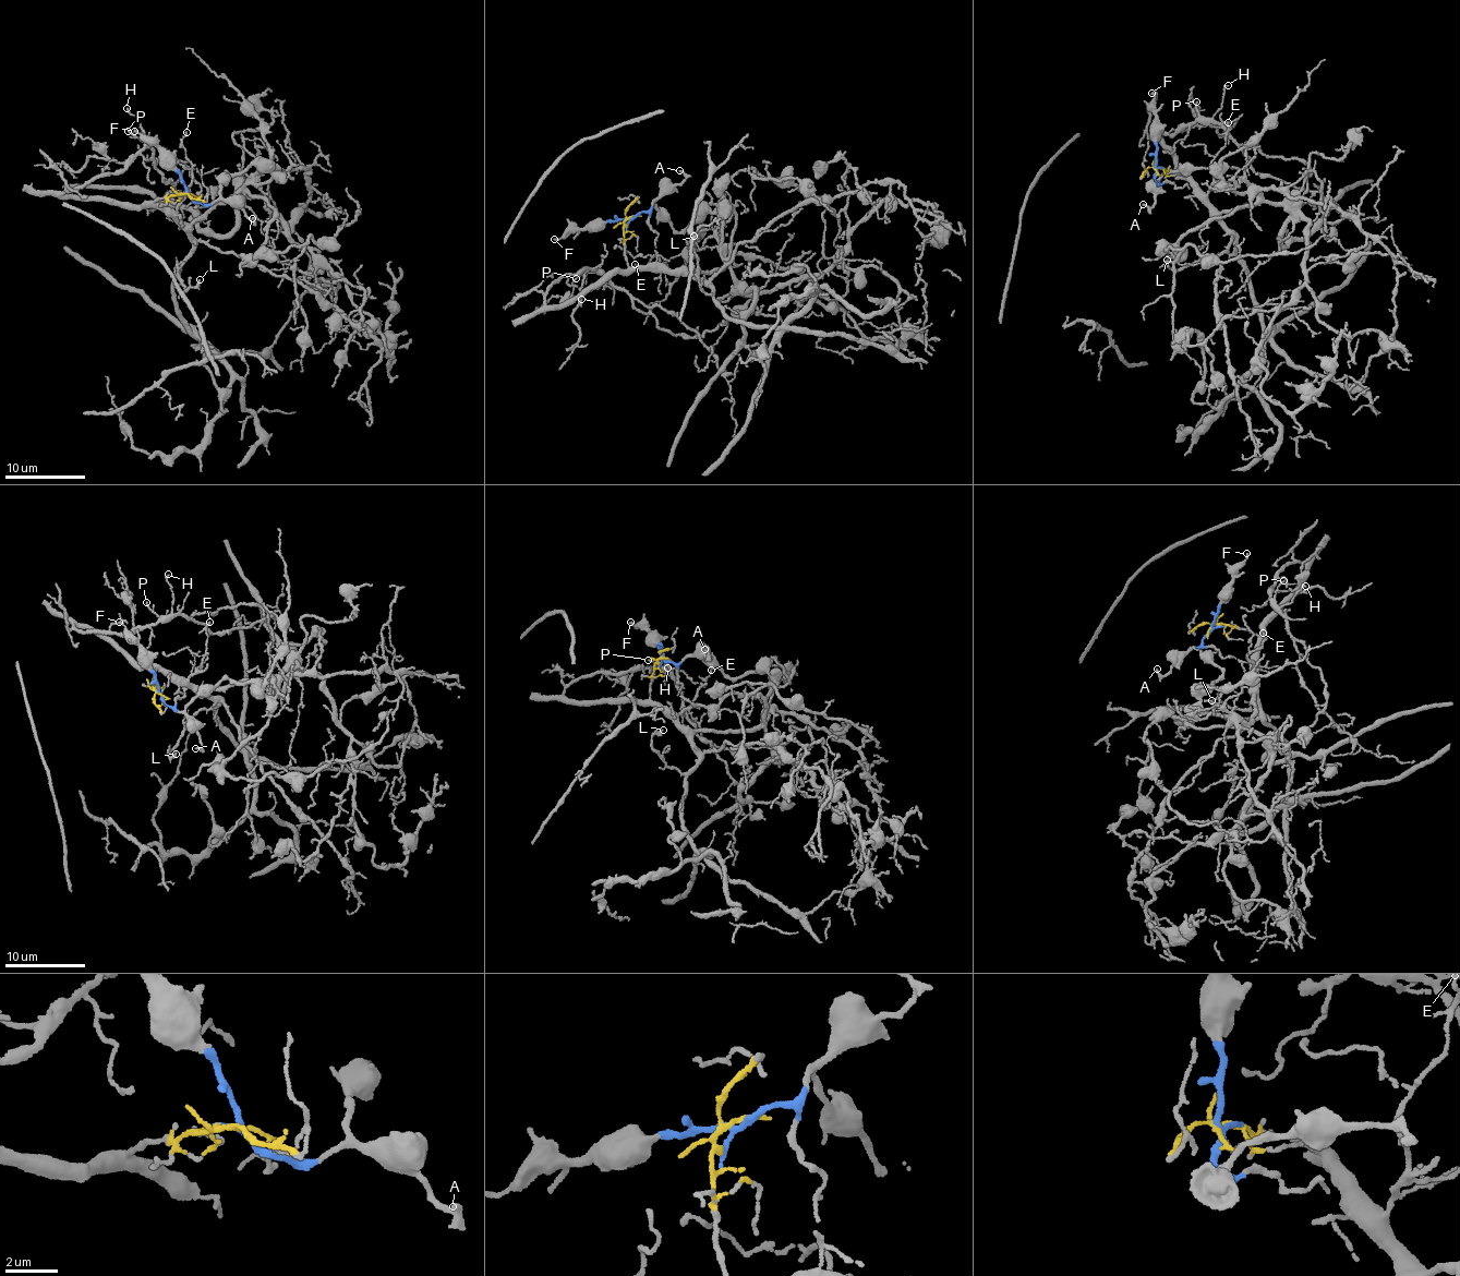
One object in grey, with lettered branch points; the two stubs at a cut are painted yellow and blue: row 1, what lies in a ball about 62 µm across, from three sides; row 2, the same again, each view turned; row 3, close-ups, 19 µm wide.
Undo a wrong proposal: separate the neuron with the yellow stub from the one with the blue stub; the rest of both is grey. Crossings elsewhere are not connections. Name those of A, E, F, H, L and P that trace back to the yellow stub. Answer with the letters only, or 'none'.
E, H, L, P

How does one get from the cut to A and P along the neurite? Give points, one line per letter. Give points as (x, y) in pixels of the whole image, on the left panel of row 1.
A: (186, 194), (203, 203), (225, 200), (252, 218)
P: (186, 194), (128, 207), (62, 194), (121, 172), (140, 155), (144, 144), (127, 130)

